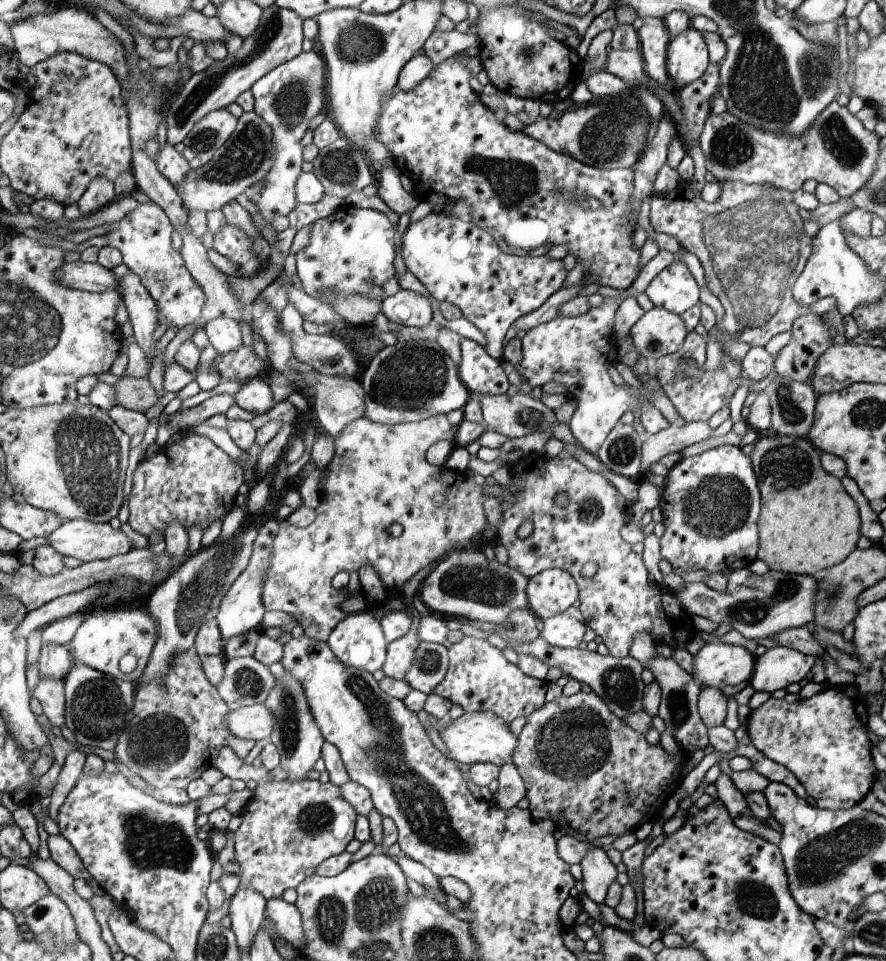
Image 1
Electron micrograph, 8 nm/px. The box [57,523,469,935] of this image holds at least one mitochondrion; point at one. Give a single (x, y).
(149, 841)

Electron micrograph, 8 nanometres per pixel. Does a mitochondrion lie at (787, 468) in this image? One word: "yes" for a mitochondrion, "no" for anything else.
yes

